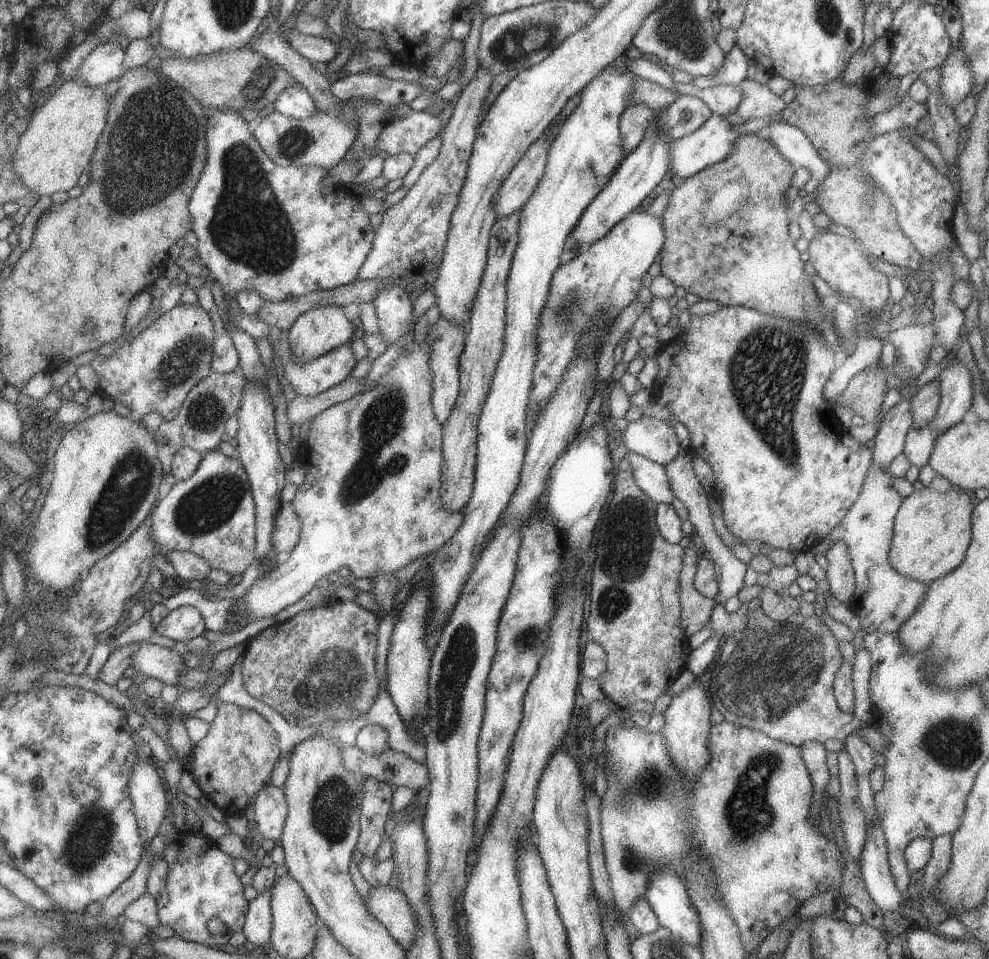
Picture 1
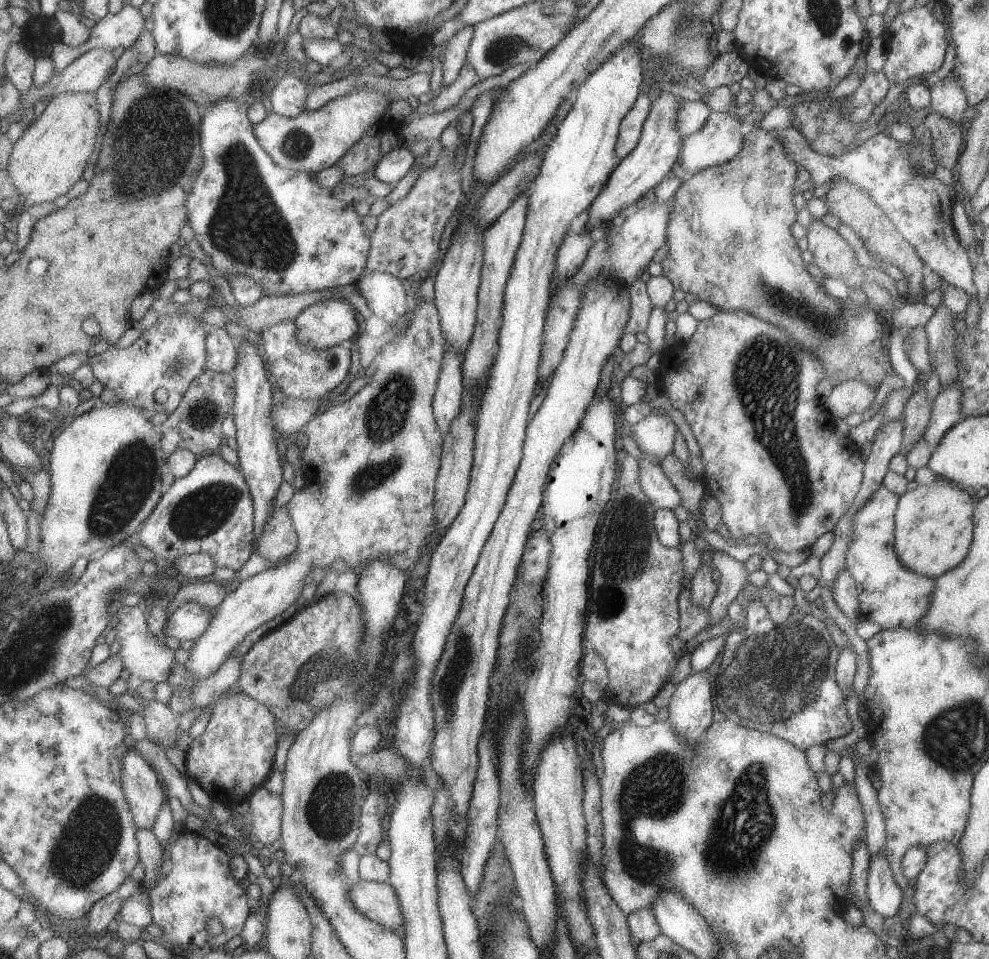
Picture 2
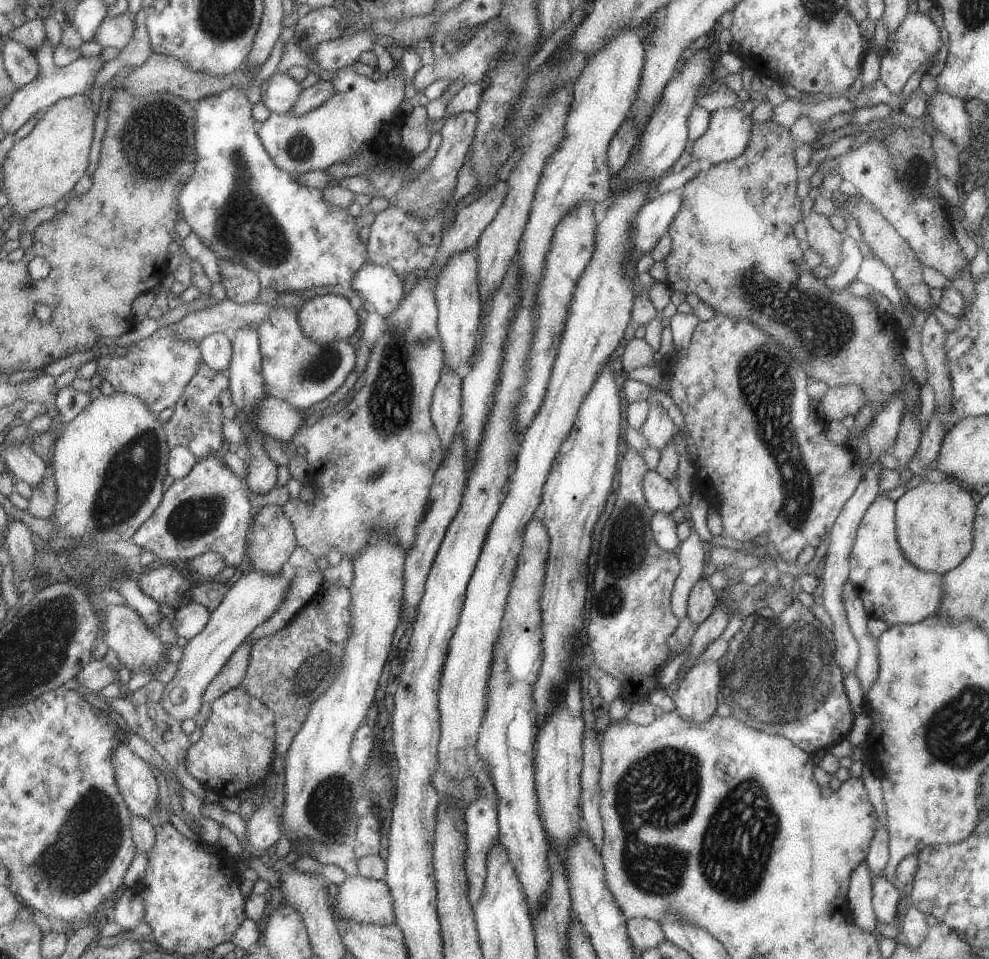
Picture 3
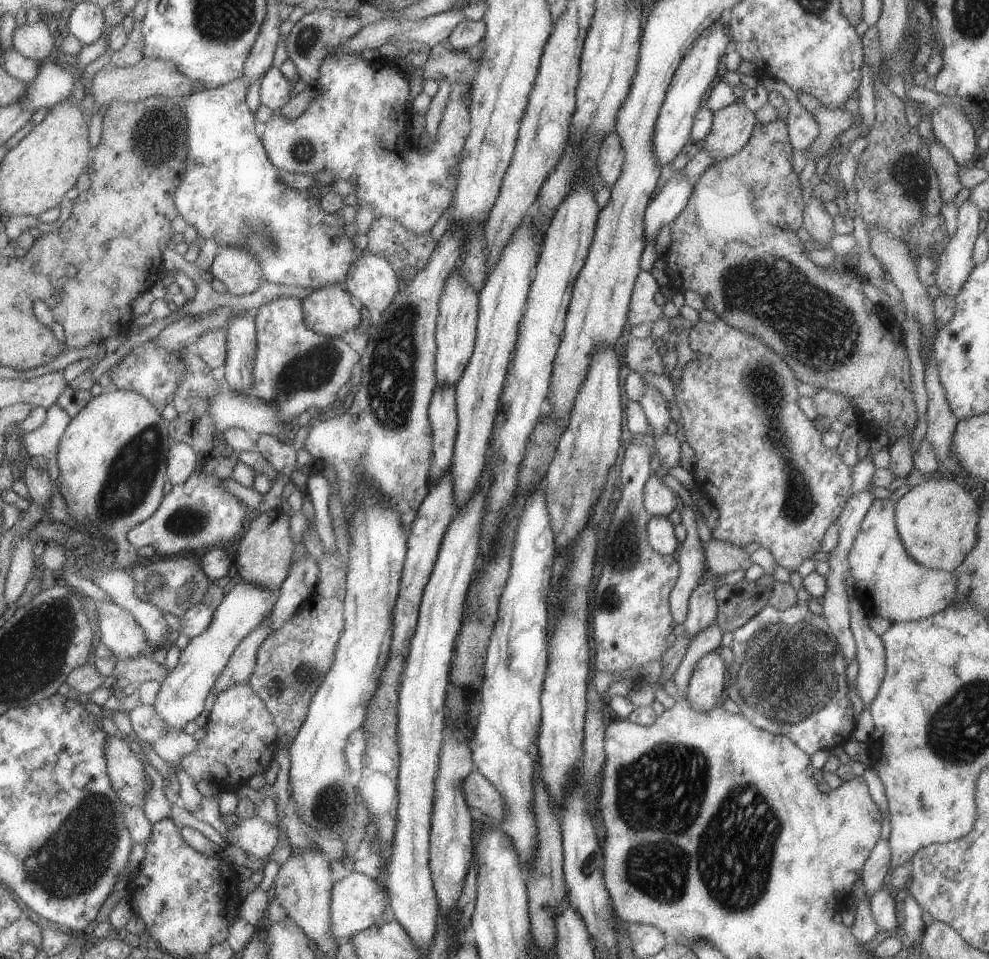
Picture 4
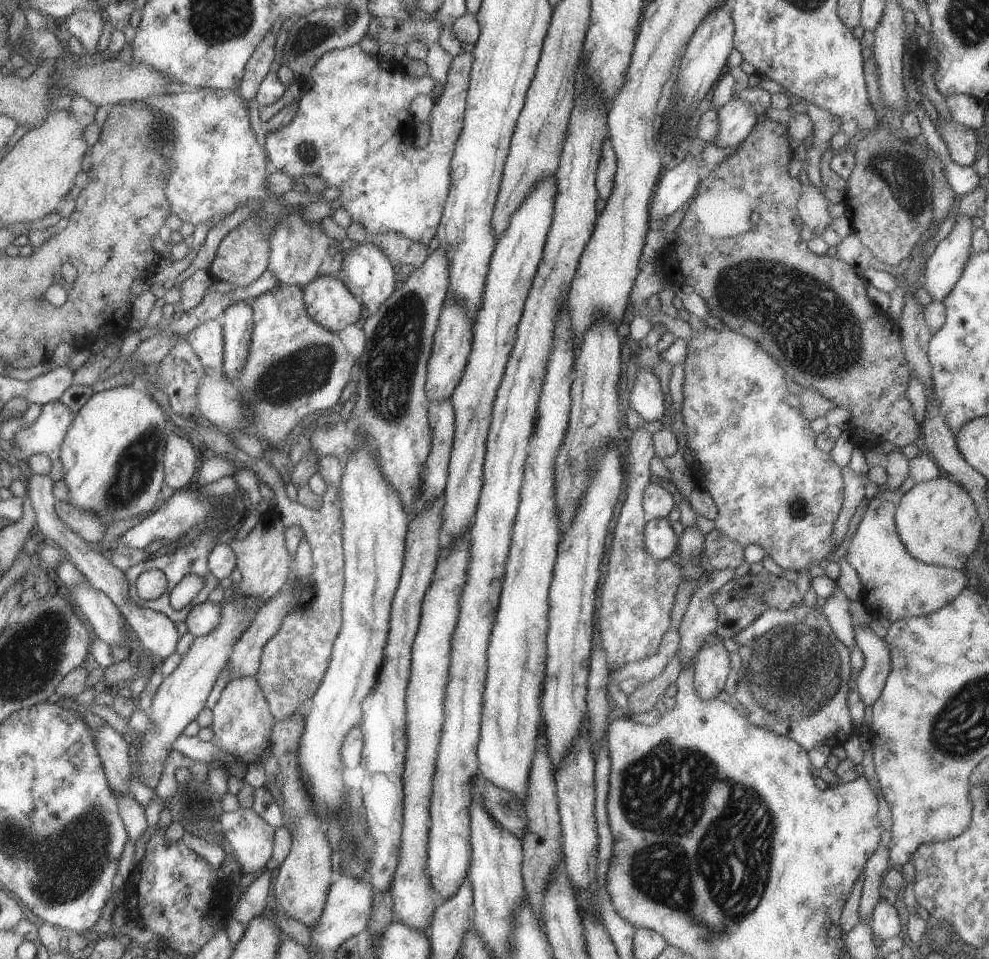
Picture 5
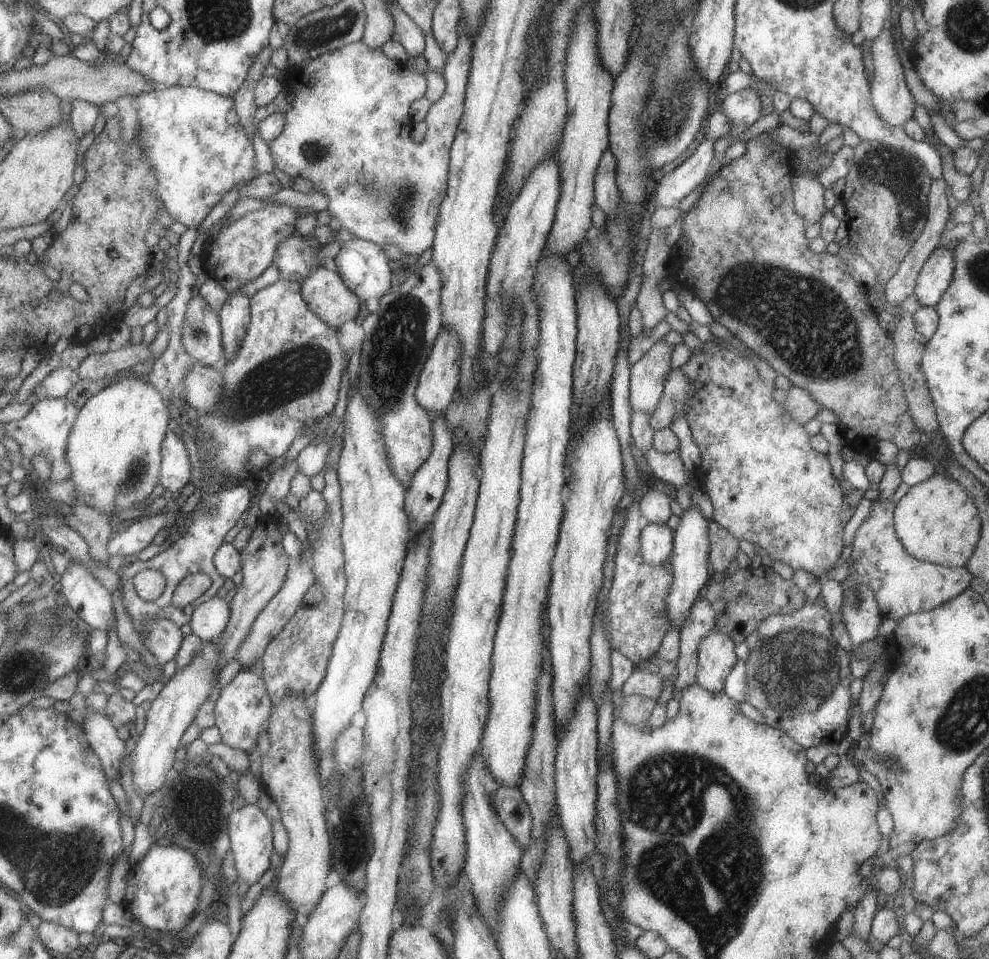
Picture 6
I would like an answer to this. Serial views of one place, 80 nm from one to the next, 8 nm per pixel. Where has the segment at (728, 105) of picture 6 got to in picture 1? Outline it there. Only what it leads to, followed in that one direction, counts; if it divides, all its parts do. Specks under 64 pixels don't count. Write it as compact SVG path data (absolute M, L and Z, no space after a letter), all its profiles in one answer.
M713 113L697 130L682 136L680 139L672 140L668 156L668 168L672 172L672 176L687 178L723 160L729 154L733 141L739 135L731 128L732 124L729 124L725 118L719 120L717 115Z

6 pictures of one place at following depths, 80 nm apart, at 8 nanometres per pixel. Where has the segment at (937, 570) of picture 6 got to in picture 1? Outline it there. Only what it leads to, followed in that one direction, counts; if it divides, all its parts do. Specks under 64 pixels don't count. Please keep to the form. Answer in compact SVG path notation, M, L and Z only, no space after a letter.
M870 465L865 473L861 490L847 510L847 514L810 550L814 556L815 553L824 554L830 542L840 539L847 545L854 572L851 608L865 633L873 631L883 634L895 633L916 610L928 587L922 582L901 576L888 559L894 516L903 502L902 496L893 488L892 476L887 467Z

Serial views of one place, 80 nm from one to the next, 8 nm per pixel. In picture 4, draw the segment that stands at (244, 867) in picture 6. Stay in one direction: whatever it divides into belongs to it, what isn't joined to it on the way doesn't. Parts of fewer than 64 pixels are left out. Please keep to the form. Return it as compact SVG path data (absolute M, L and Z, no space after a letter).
M250 816L248 819L238 819L235 828L227 828L233 840L233 845L238 846L247 854L255 858L265 858L271 852L280 835L277 825L259 817Z

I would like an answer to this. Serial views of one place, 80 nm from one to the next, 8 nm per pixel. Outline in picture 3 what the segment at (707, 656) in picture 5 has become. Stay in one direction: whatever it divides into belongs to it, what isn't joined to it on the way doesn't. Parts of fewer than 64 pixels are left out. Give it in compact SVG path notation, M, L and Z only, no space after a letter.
M715 661L693 665L669 694L674 710L691 723L704 723L719 703L720 668Z

